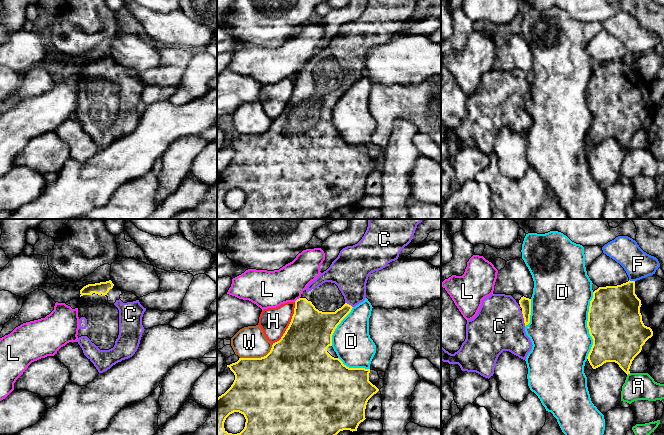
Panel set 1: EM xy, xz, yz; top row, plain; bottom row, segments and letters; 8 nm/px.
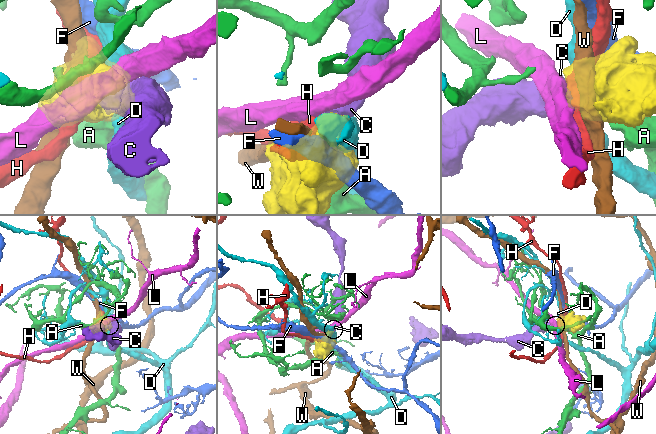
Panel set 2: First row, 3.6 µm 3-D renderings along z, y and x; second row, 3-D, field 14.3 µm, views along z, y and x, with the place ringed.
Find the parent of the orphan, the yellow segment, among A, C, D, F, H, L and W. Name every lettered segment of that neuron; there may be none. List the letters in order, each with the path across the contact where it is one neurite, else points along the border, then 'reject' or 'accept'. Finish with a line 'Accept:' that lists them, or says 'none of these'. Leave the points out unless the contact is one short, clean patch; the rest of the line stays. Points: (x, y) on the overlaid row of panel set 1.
A: reject
C: accept
D: reject
F: along yz (629, 279), (634, 281) | reject
H: reject
L: along xz (299, 297), (294, 301) | reject
W: reject
Accept: C

